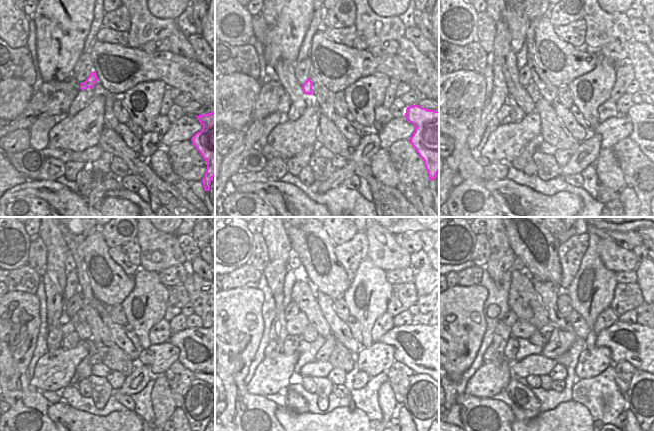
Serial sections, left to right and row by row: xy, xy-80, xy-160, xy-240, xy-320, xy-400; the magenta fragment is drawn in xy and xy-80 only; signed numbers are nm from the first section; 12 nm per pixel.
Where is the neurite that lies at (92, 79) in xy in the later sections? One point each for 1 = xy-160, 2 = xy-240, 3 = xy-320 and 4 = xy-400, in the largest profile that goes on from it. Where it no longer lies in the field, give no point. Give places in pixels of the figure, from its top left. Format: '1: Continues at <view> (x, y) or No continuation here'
1: Continues at xy-160 (531, 89)
2: Continues at xy-240 (68, 325)
3: Continues at xy-320 (296, 326)
4: Continues at xy-400 (521, 329).

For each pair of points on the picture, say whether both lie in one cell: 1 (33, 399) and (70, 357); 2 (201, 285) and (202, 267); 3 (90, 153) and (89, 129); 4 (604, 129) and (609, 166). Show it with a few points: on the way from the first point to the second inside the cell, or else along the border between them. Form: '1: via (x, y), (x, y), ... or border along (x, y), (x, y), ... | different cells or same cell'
1: border along (30, 379), (30, 384), (42, 392) | different cells
2: border along (191, 266), (204, 279) | different cells
3: border along (97, 144), (81, 151), (67, 150) | different cells
4: border along (612, 146), (601, 150) | different cells

